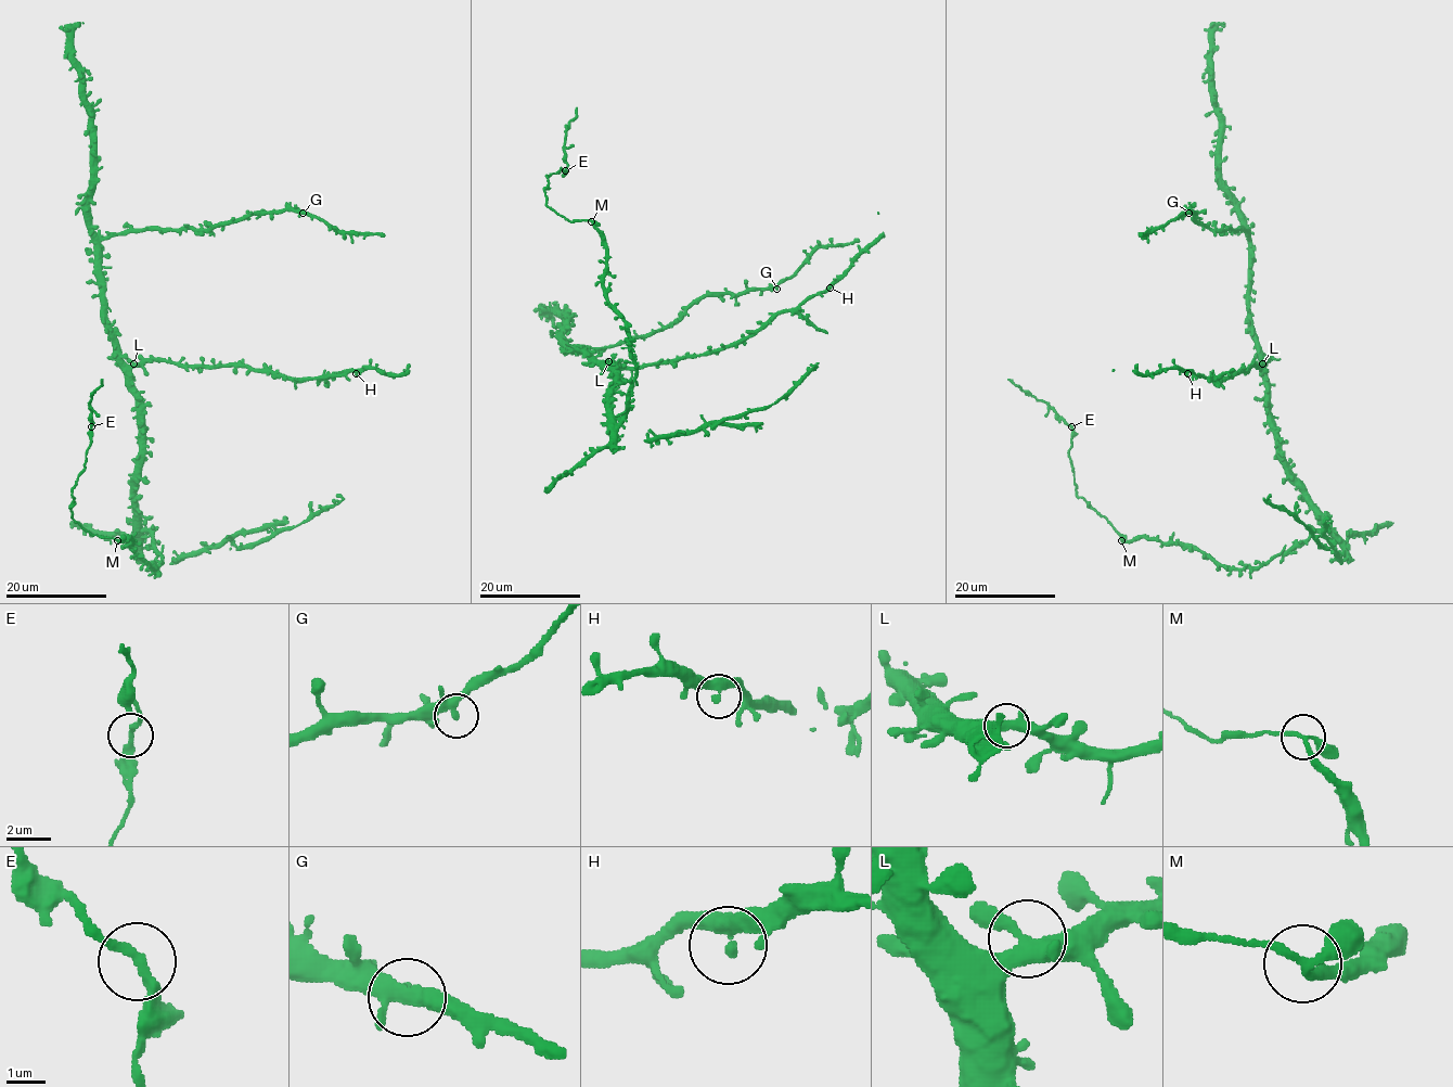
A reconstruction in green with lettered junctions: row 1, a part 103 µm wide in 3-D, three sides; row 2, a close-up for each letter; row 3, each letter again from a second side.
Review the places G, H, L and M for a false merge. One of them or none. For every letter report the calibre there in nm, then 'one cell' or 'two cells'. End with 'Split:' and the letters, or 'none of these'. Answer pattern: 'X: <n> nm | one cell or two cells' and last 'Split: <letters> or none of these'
G: 320 nm | one cell
H: 360 nm | one cell
L: 380 nm | one cell
M: 200 nm | two cells
Split: M

